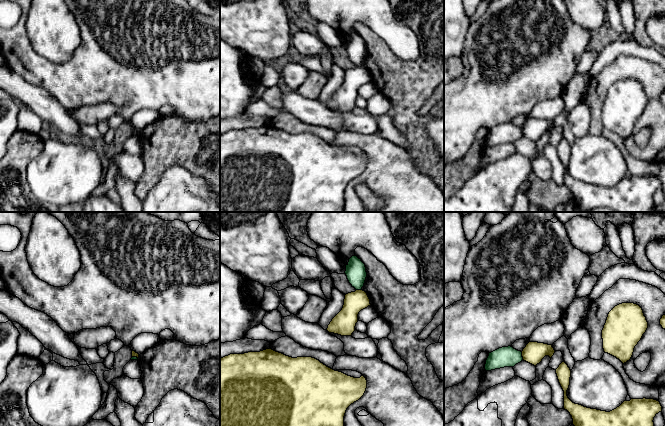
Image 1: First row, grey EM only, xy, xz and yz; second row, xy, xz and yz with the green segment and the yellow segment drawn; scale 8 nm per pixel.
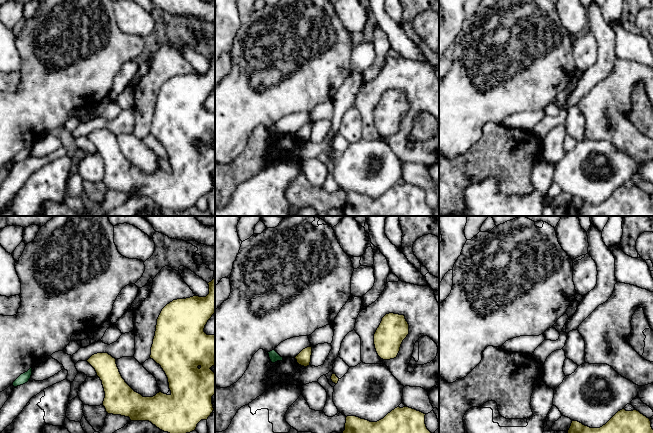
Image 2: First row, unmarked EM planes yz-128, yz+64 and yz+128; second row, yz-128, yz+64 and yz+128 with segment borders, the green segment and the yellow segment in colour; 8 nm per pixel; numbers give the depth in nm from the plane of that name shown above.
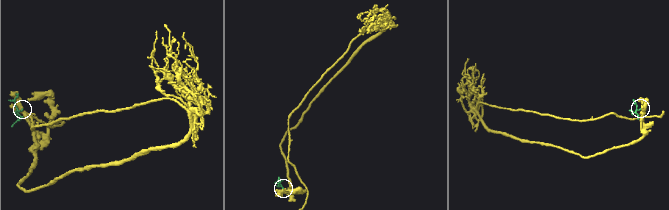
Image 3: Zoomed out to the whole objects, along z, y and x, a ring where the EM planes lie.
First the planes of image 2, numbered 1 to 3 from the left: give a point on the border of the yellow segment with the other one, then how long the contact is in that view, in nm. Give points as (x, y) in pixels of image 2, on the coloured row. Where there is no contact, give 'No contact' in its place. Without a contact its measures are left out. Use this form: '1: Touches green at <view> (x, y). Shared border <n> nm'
1: No contact
2: No contact
3: No contact

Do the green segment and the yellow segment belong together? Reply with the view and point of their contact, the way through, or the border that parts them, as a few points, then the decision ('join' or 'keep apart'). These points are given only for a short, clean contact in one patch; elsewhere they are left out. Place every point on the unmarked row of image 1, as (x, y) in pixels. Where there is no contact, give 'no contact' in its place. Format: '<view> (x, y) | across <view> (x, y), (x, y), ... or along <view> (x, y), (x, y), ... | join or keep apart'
yz (521, 132) | along yz (521, 128), (523, 135) | keep apart

